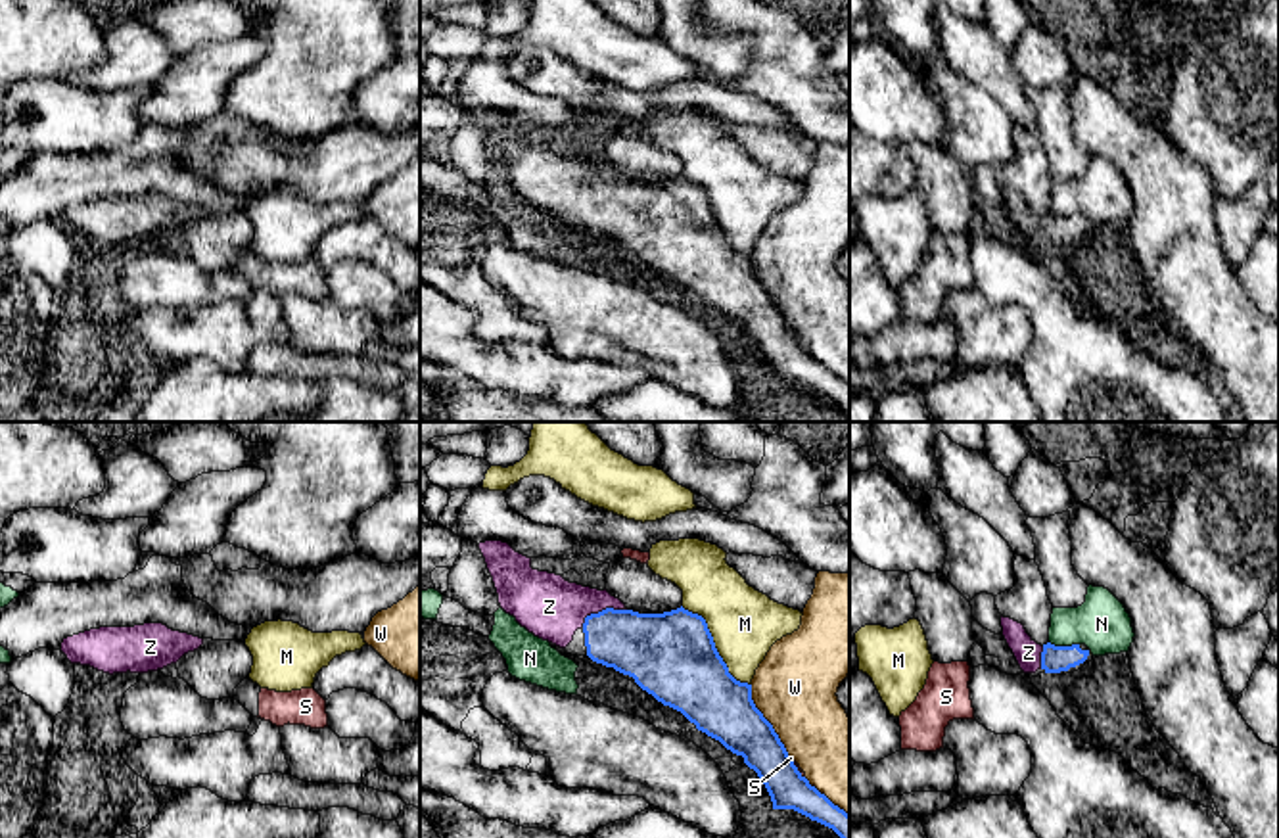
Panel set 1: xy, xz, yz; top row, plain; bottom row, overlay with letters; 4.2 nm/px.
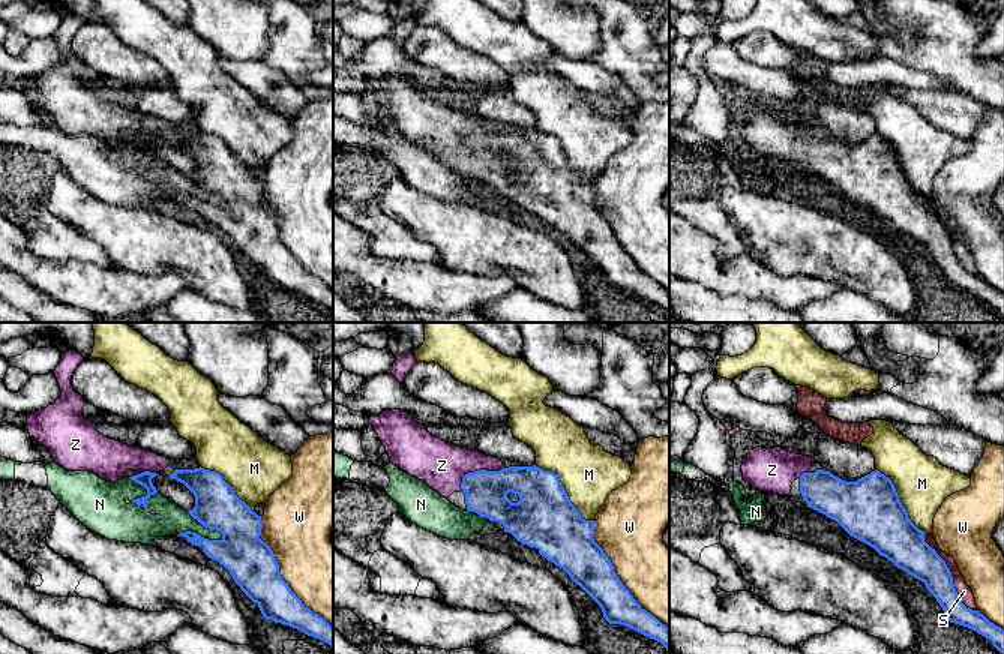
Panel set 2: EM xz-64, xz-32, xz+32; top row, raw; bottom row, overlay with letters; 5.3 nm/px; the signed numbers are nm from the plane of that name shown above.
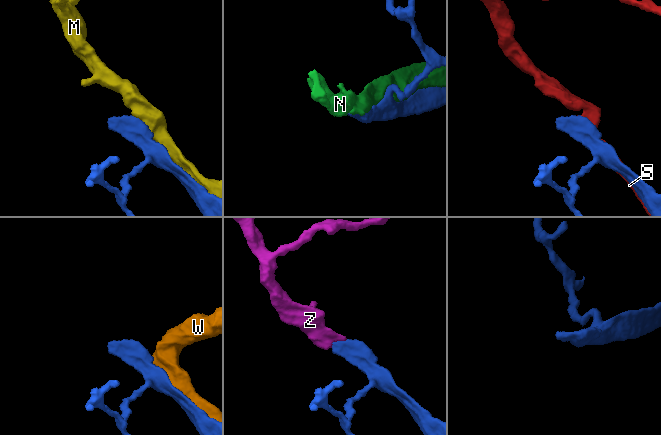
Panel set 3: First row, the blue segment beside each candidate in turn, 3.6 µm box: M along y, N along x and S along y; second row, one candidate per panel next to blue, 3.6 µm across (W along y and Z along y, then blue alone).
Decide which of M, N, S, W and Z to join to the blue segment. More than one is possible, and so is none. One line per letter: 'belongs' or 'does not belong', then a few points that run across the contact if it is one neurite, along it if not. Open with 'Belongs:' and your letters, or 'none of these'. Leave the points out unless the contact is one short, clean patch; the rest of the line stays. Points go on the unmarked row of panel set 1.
Belongs: Z
M: does not belong
N: does not belong
S: does not belong
W: does not belong
Z: belongs; line xz (649, 217), (635, 213), (603, 181), (549, 177)

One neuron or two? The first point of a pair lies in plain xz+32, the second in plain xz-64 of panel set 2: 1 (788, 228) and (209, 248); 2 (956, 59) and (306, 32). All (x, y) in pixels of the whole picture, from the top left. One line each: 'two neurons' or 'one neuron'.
1: one neuron
2: one neuron

